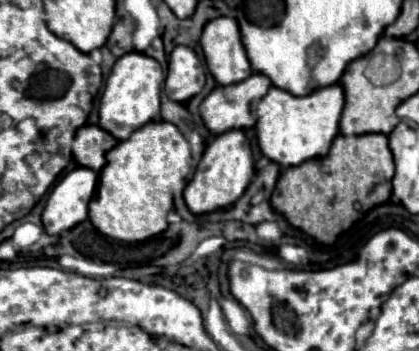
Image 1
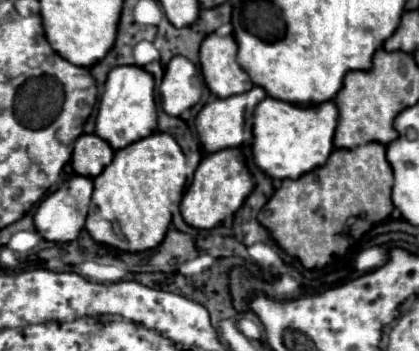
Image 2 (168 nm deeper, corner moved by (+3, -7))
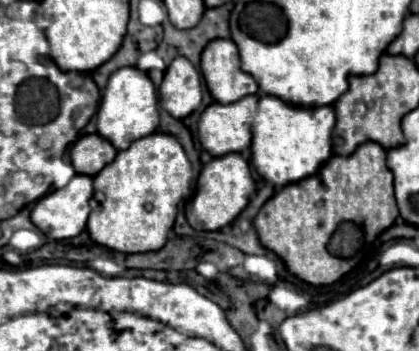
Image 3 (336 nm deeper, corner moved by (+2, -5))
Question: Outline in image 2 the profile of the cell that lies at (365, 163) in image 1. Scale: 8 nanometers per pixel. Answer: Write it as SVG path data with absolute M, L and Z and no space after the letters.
M366 143L356 149L334 149L328 163L300 179L284 179L270 201L262 207L258 221L272 233L276 243L290 255L298 257L306 269L320 269L342 257L350 245L344 233L350 215L364 217L368 225L384 221L394 205L390 199L392 167L386 161L382 143Z

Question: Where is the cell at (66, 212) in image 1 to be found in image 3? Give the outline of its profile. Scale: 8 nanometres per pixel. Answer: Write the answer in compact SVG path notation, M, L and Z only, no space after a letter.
M75 175L63 189L57 189L49 195L45 195L43 199L39 199L31 211L31 221L49 237L53 239L69 239L69 237L77 237L85 225L87 225L87 217L89 217L89 199L93 195L93 179L91 177L83 177L83 175Z

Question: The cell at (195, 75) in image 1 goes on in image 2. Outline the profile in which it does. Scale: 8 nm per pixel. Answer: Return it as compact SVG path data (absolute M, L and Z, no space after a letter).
M176 55L166 65L166 73L160 84L162 107L168 115L178 117L200 101L204 87L202 73L182 55Z

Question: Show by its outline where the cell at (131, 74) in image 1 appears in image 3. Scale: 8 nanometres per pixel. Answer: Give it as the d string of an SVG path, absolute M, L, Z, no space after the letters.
M121 67L117 69L107 83L103 93L99 113L97 113L97 133L111 141L115 149L127 149L135 139L147 137L155 133L159 127L159 111L157 111L157 95L147 73L137 67Z

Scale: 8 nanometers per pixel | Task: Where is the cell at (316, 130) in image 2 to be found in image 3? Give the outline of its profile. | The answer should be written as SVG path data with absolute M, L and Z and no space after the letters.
M261 95L257 105L255 123L251 127L253 165L257 173L273 185L297 183L315 175L333 155L331 133L335 127L335 113L331 105L325 107L299 107L287 105L279 97Z

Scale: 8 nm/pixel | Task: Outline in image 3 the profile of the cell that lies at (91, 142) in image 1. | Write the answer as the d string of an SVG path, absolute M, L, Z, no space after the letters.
M97 133L83 135L71 149L71 163L79 175L95 177L117 155L117 149Z

